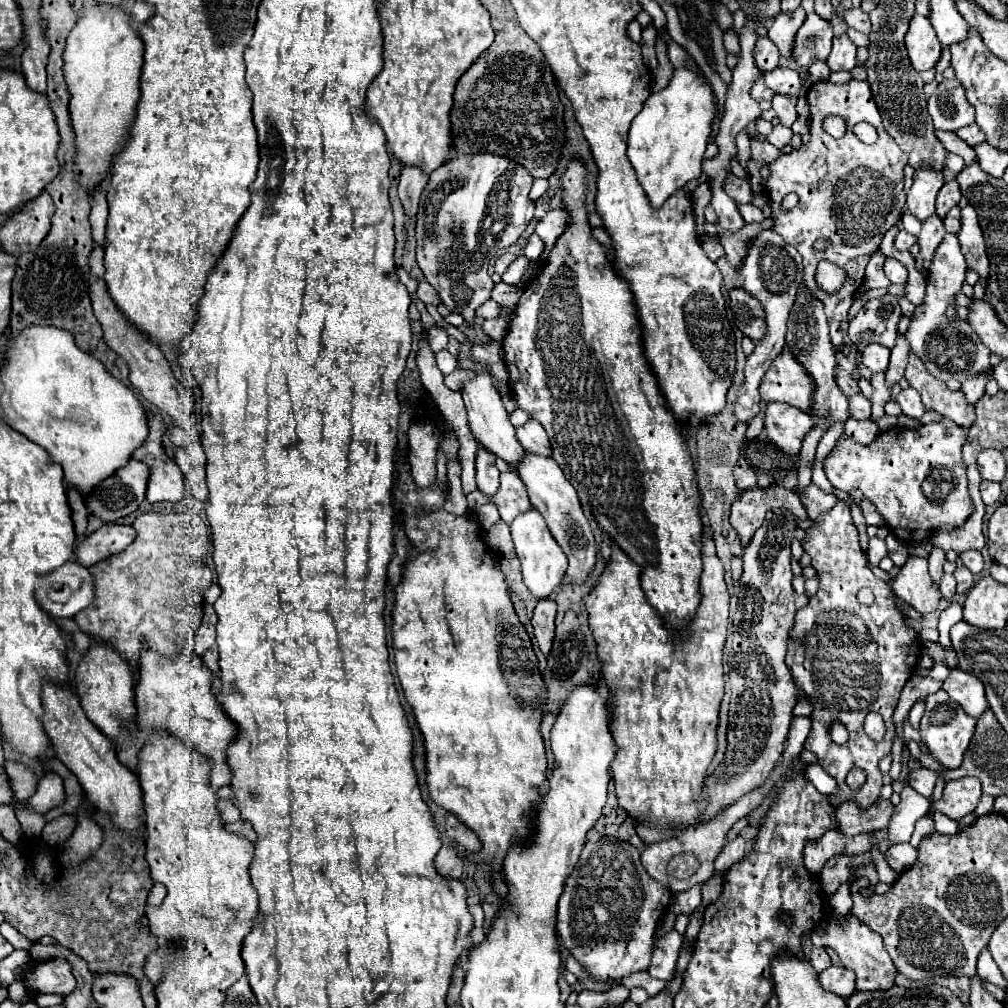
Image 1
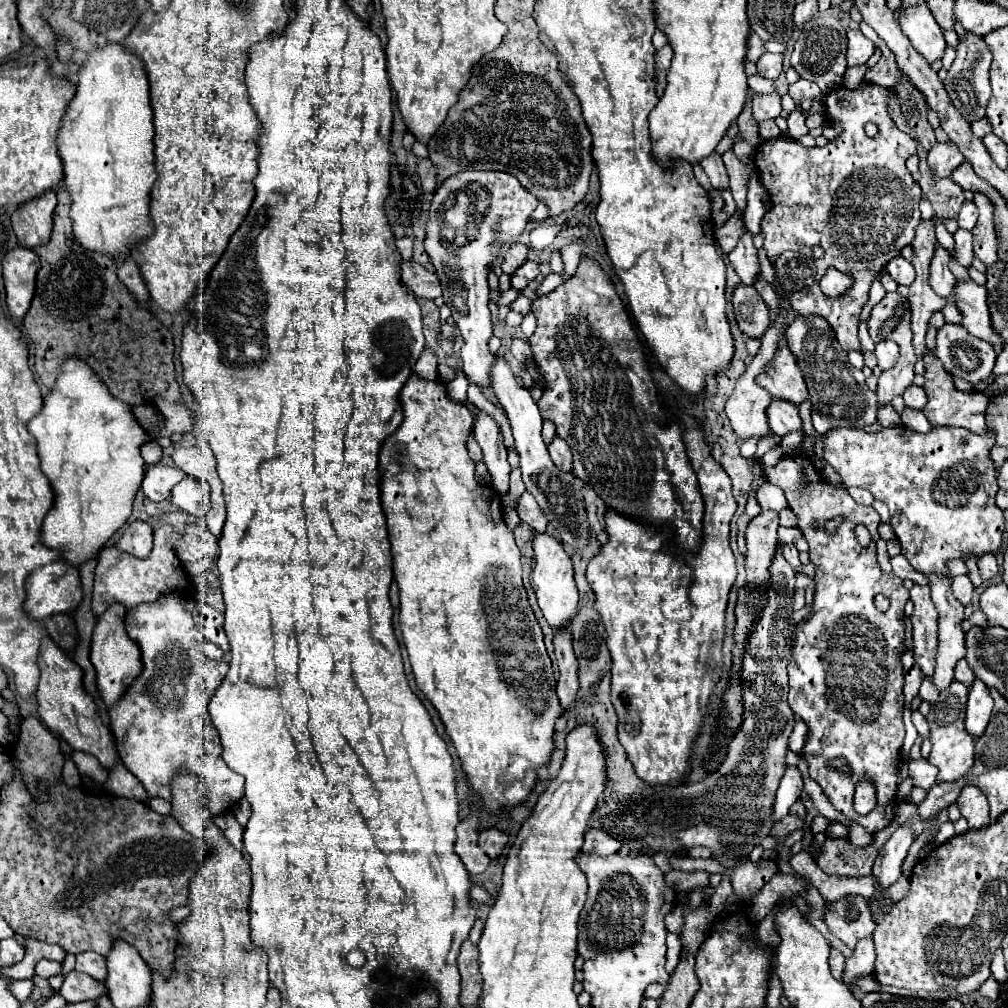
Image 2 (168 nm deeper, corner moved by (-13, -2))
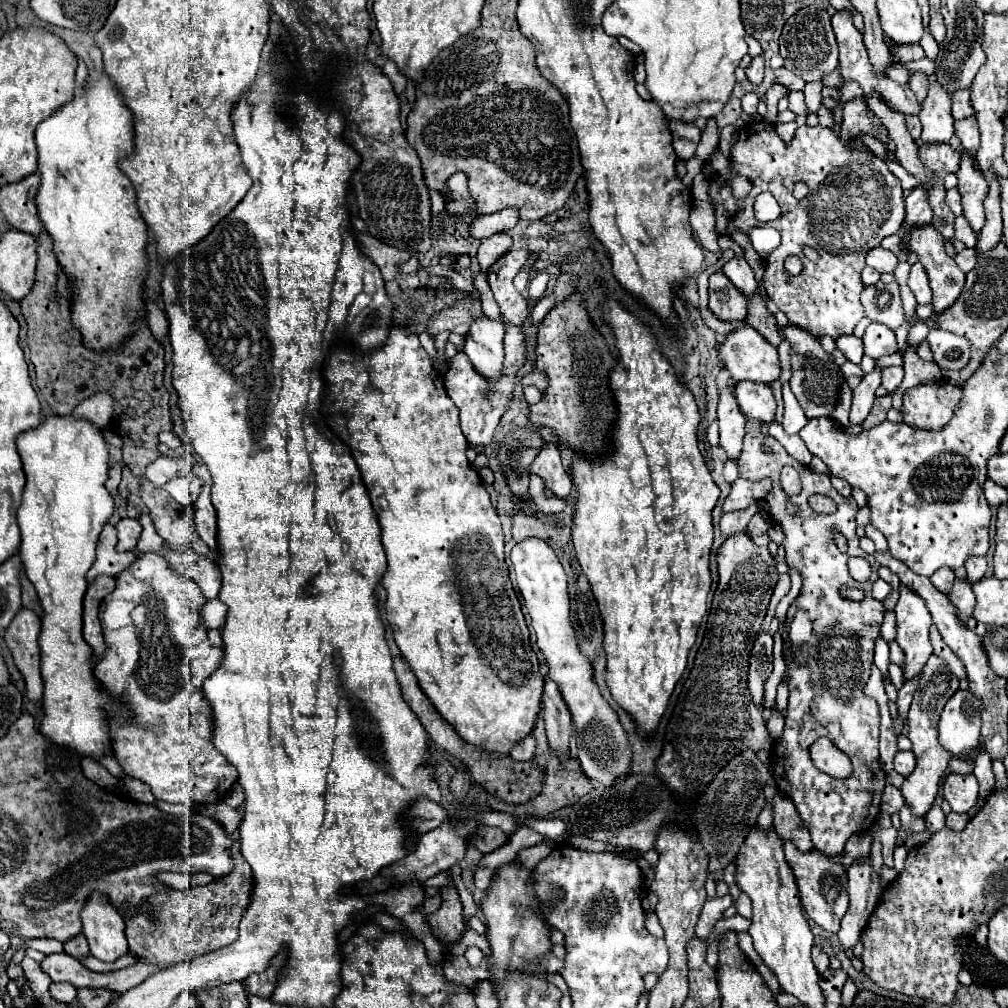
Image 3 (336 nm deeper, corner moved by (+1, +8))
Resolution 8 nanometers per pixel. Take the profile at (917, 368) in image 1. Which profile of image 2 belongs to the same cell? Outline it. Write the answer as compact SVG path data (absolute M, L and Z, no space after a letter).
M927 352L923 356L925 362L925 390L927 390L927 406L923 408L923 414L927 416L927 420L933 426L961 426L967 428L975 434L985 434L987 426L985 426L985 410L987 410L987 402L989 398L985 394L979 392L961 392L955 388L953 376L943 370L943 364L939 362L939 358L935 358L933 352Z

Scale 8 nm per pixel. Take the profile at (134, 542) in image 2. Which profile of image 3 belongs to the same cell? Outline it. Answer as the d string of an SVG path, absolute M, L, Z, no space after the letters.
M123 518L117 522L117 534L119 534L119 542L117 542L117 552L129 552L135 550L137 540L141 536L141 524L133 518Z

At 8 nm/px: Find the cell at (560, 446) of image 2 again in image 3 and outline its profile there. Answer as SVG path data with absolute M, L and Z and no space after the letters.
M551 442L545 444L541 454L537 456L537 460L531 464L531 468L533 468L533 474L543 478L545 488L551 490L557 498L565 500L571 496L573 482L561 464L561 456L559 456L559 450L555 444L551 444Z

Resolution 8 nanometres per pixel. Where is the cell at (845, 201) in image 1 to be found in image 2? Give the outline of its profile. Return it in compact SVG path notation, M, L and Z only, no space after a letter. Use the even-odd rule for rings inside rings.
M861 82L859 88L855 90L839 86L837 90L831 90L829 94L825 94L825 112L829 120L837 122L843 128L843 132L835 140L827 142L823 148L817 148L817 146L803 148L795 140L777 138L777 140L763 142L755 154L755 164L761 174L759 178L771 198L771 210L765 214L765 220L763 220L767 256L769 260L773 260L783 250L799 250L805 256L811 256L811 246L815 244L823 246L825 256L817 260L819 274L817 274L815 284L795 292L791 298L791 306L795 308L797 314L803 314L803 316L807 314L825 316L827 322L833 326L837 340L845 352L861 350L861 344L857 338L859 314L869 298L869 288L871 288L875 274L881 270L883 264L895 258L905 246L913 244L915 230L921 222L921 216L919 216L921 186L919 184L915 186L915 180L911 178L911 172L905 166L907 158L917 154L917 142L895 126L887 108L889 98L891 98L891 92L887 88L869 84L869 82ZM867 122L875 122L879 126L877 138L865 136L863 126ZM829 266L835 266L841 272L849 272L855 278L853 288L837 300L829 300L819 288L819 278L825 274Z

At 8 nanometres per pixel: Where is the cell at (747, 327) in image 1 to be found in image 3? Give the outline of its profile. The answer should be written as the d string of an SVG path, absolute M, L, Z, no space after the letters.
M723 272L709 276L709 310L725 322L741 322L747 316L745 296L729 284Z

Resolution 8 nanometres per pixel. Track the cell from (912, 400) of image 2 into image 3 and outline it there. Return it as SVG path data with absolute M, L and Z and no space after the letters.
M887 366L881 370L881 386L887 392L893 392L903 380L903 368L901 366Z

